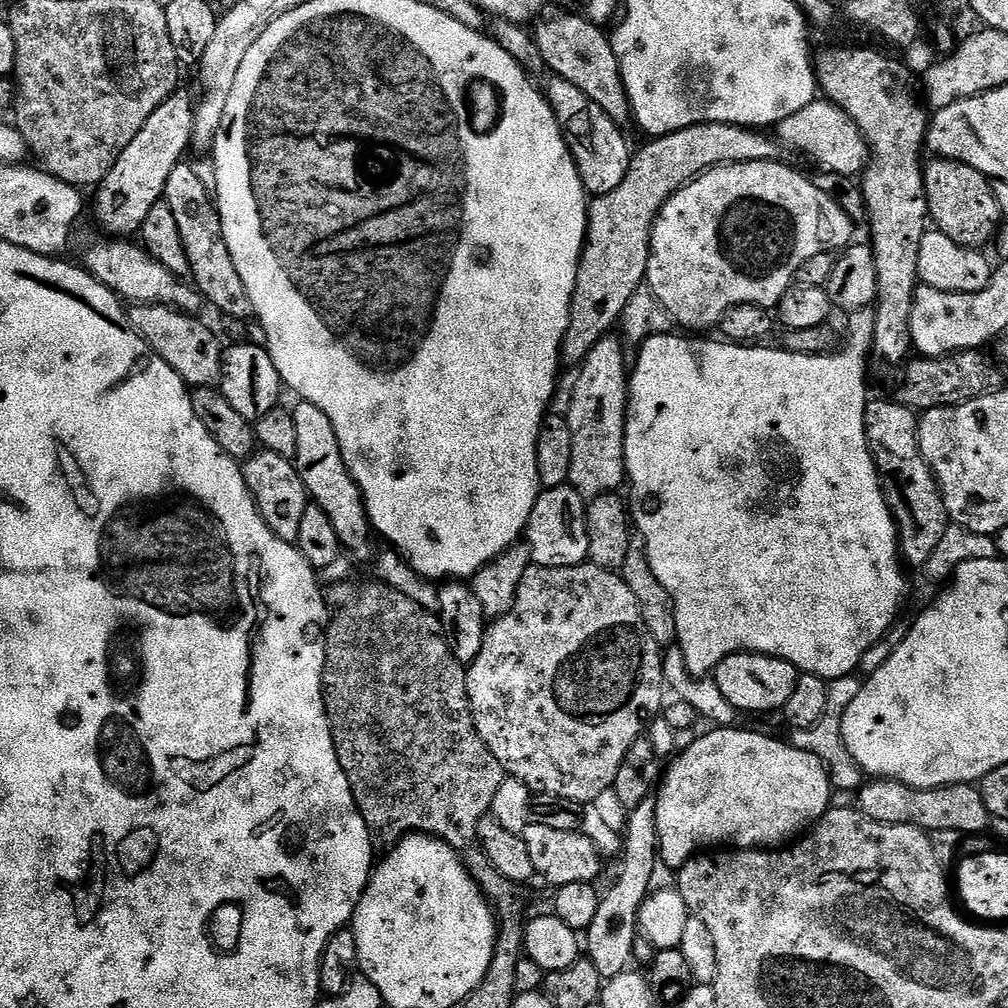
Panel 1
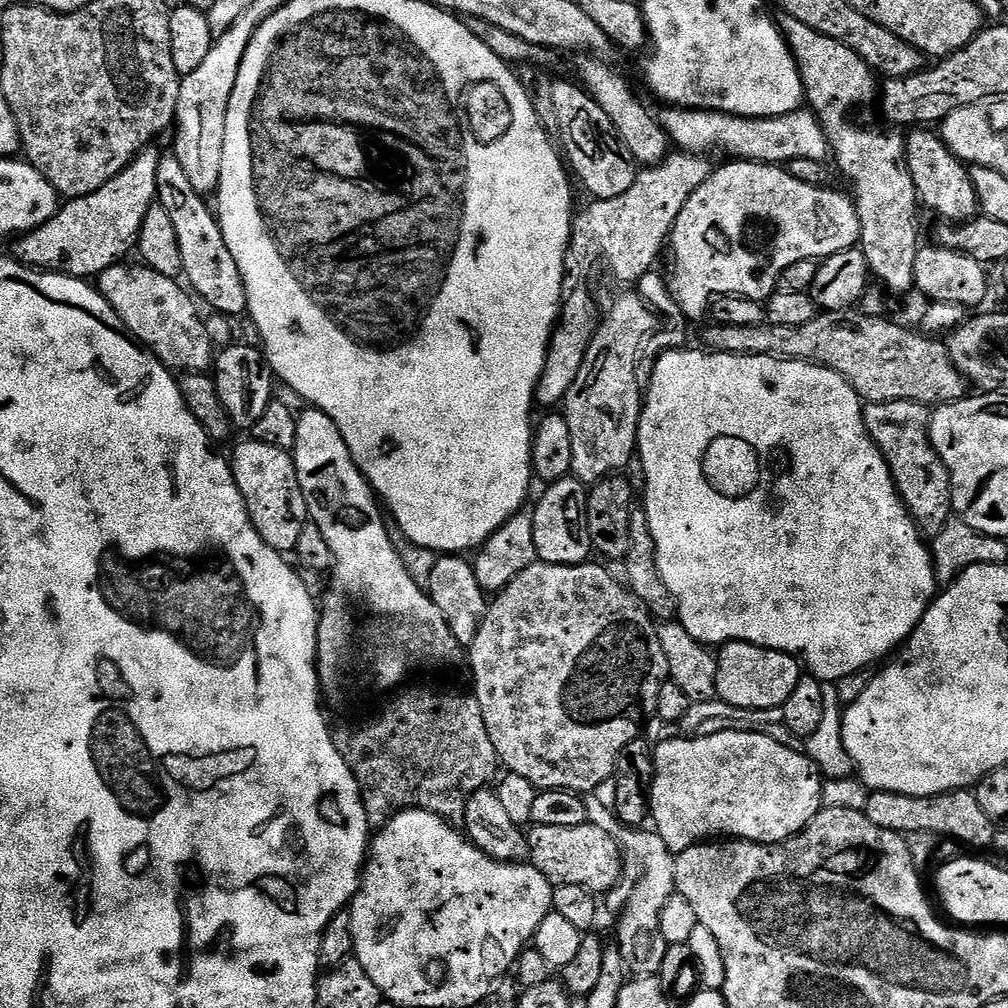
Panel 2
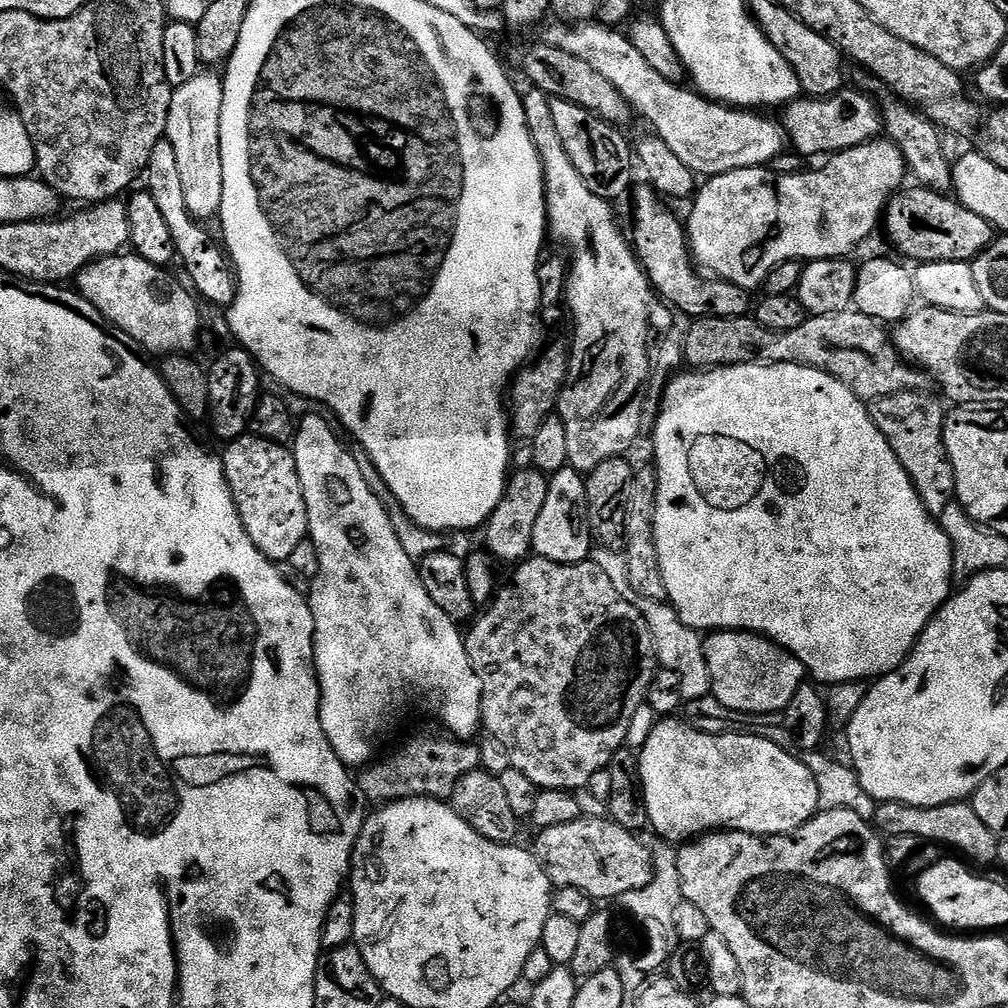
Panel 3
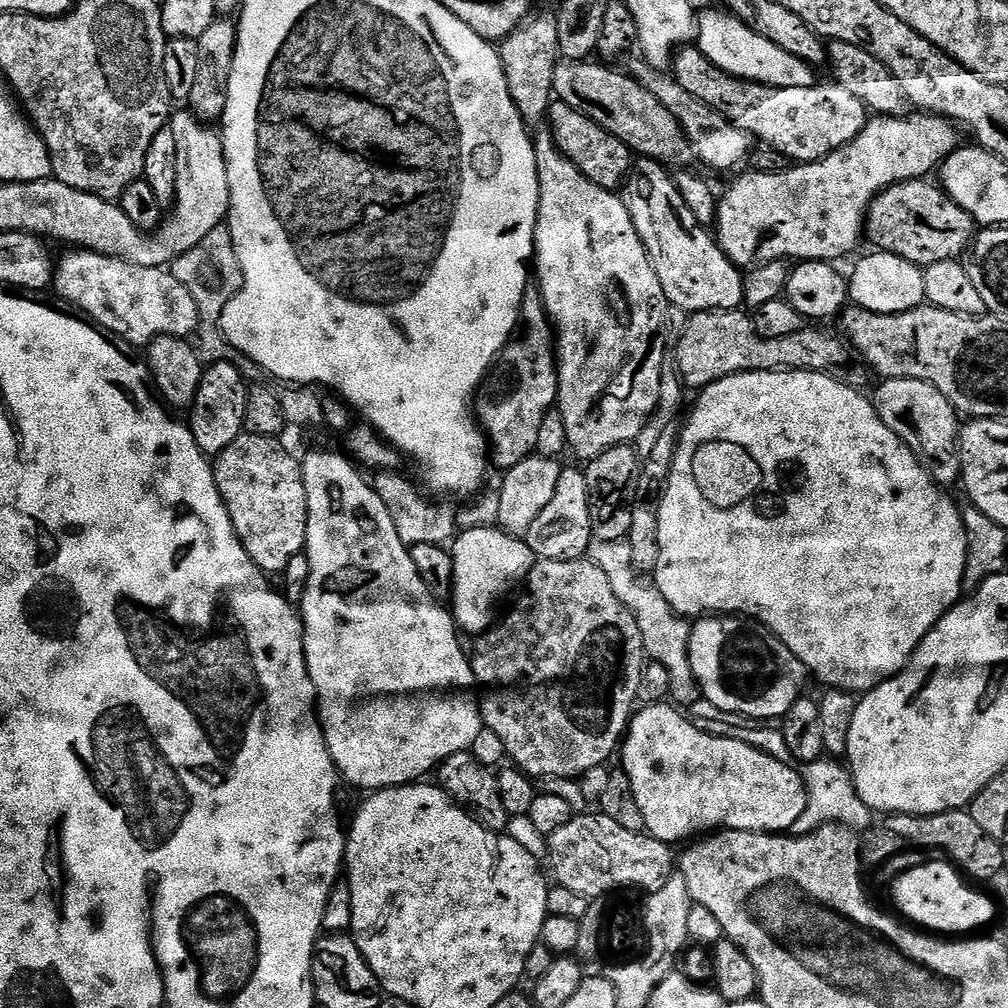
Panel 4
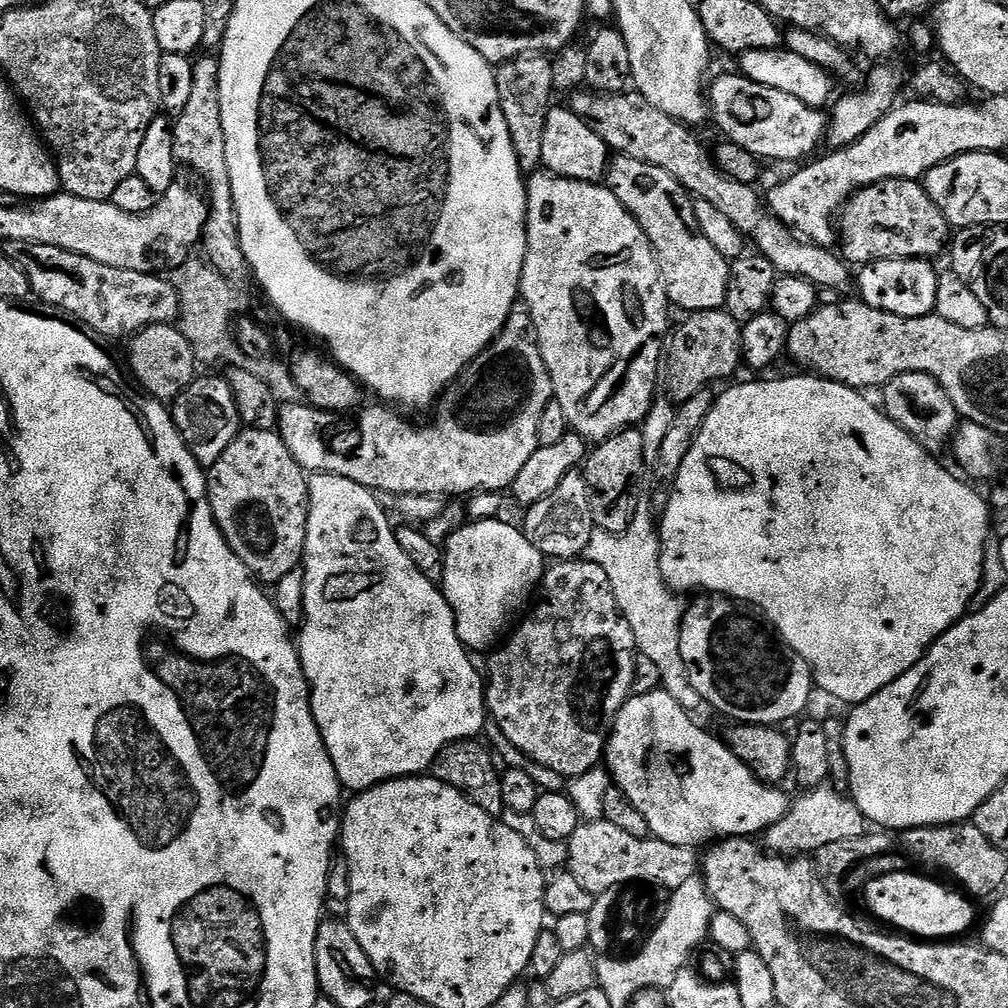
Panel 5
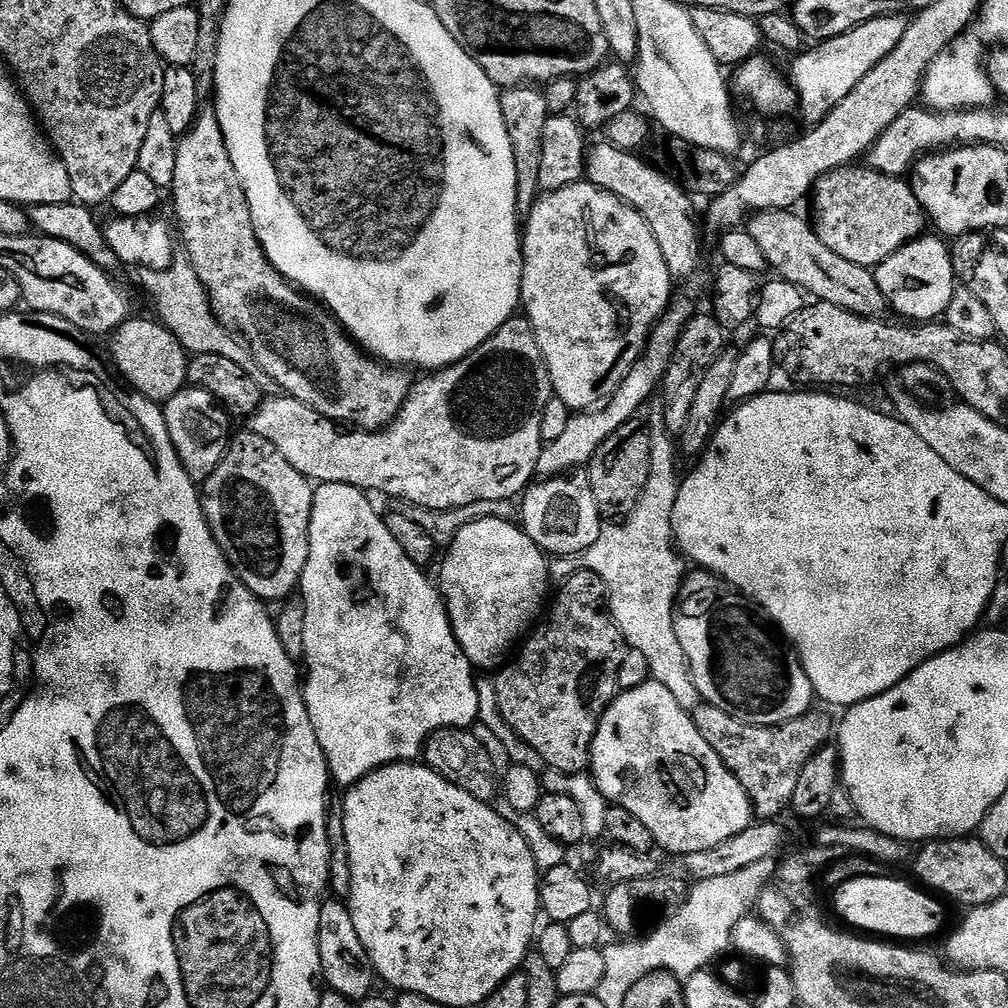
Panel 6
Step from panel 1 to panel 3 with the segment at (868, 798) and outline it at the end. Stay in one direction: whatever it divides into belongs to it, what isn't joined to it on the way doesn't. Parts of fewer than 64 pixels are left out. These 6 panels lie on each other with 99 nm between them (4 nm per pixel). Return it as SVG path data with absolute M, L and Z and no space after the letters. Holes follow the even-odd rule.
M886 800L877 803L874 827L877 832L888 838L910 835L921 842L938 844L948 850L953 848L954 851L961 852L961 854L956 853L961 857L969 856L964 858L971 861L973 865L997 863L1001 841L982 823L982 818L974 814L972 805L968 802L943 804L933 808L910 808L907 804Z

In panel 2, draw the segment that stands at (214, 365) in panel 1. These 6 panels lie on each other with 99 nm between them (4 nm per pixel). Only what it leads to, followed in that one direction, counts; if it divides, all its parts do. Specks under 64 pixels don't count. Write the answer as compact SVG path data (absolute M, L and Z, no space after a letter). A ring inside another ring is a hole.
M121 262L110 266L106 271L101 272L98 277L100 293L106 298L106 302L110 302L110 306L114 306L114 314L118 314L118 318L122 318L125 328L149 352L153 352L168 369L175 370L180 374L185 372L208 372L214 364L212 336L208 333L208 328L204 325L199 310L196 309L197 301L194 299L193 293L179 279L166 274L158 274L158 270L150 270L143 266L127 268L126 265L127 263Z

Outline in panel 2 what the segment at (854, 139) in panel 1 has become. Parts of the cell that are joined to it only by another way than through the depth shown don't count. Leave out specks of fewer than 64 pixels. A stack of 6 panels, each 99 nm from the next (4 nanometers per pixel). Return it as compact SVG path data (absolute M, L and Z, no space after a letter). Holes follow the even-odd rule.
M675 106L665 107L663 111L658 119L667 130L669 141L681 152L725 152L728 158L777 166L787 166L792 159L827 161L830 156L828 133L820 117L811 110L797 110L781 116L731 116L728 112Z

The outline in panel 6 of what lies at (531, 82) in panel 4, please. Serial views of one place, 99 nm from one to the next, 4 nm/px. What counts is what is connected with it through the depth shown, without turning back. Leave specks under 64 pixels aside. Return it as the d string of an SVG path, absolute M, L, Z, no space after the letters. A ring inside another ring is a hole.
M525 82L514 88L500 92L502 118L506 118L506 134L510 136L510 150L514 150L514 170L516 171L516 214L526 218L538 199L540 183L538 174L542 171L542 130L550 115L544 97L544 88Z

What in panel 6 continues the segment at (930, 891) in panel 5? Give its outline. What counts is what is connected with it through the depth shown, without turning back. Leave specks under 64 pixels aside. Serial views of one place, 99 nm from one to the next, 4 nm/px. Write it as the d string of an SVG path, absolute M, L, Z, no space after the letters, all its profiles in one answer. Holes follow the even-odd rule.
M863 876L835 889L837 914L846 923L853 924L848 925L853 929L864 934L875 934L880 938L920 942L916 940L934 935L944 924L944 908L939 904L941 901L929 895L923 887L915 883L907 884L904 880L895 880L894 876Z

